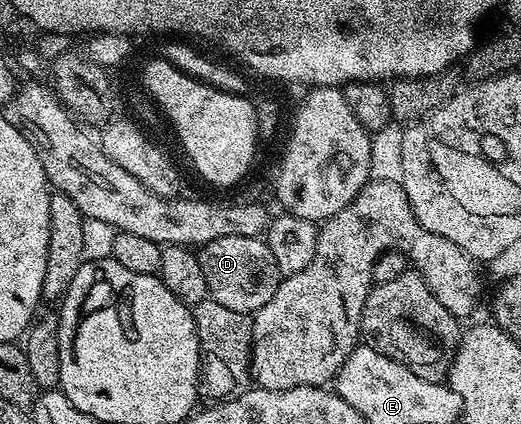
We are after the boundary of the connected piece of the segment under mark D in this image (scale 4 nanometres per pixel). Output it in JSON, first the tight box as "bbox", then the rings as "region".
{"bbox":[197,235,281,314],"region":[[[229,235],[225,239],[213,239],[198,250],[197,256],[205,271],[205,283],[210,300],[229,307],[229,311],[254,314],[277,291],[281,274],[273,251],[269,251],[266,240],[245,235]]]}

